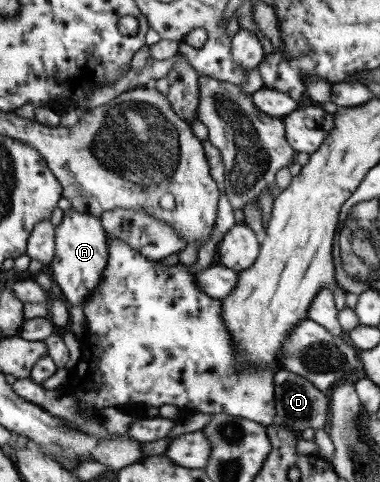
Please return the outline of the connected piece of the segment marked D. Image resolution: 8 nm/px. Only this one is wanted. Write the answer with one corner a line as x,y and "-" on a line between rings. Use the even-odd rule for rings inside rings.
280,369
273,374
275,415
292,431
324,429
328,424
328,397
309,380

